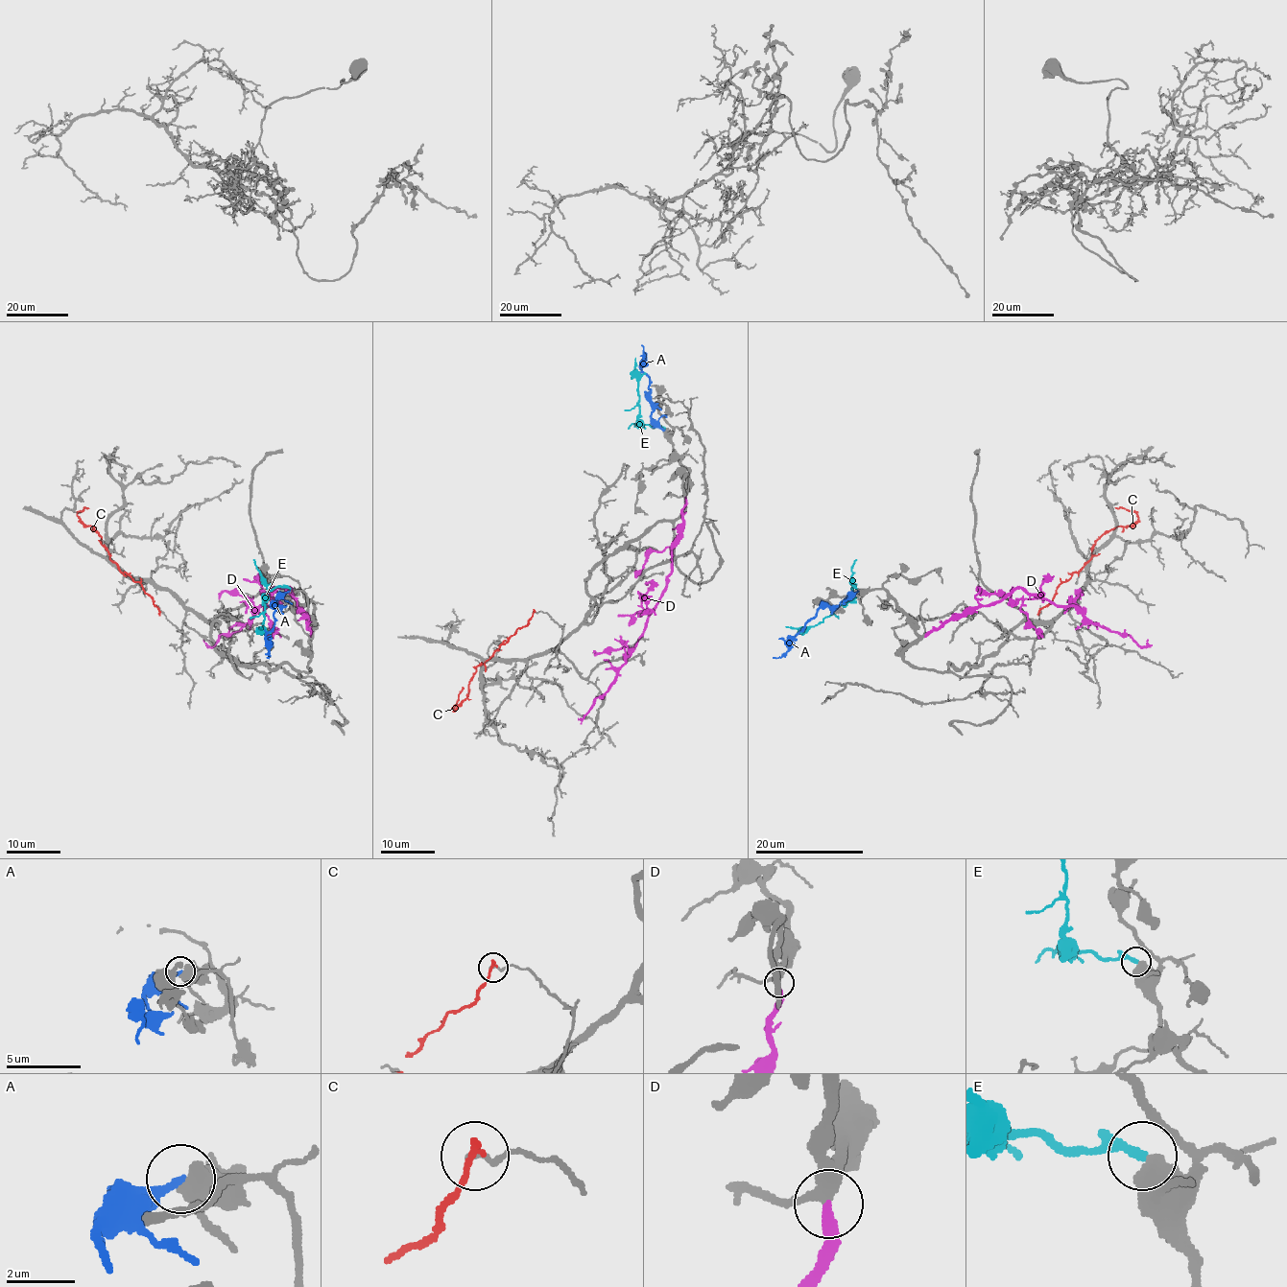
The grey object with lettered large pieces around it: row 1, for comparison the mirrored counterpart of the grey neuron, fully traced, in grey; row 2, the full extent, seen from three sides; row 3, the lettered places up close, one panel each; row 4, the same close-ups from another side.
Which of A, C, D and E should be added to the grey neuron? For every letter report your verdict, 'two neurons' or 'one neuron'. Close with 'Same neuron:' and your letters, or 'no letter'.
A: two neurons
C: two neurons
D: one neuron
E: one neuron
Same neuron: D, E

